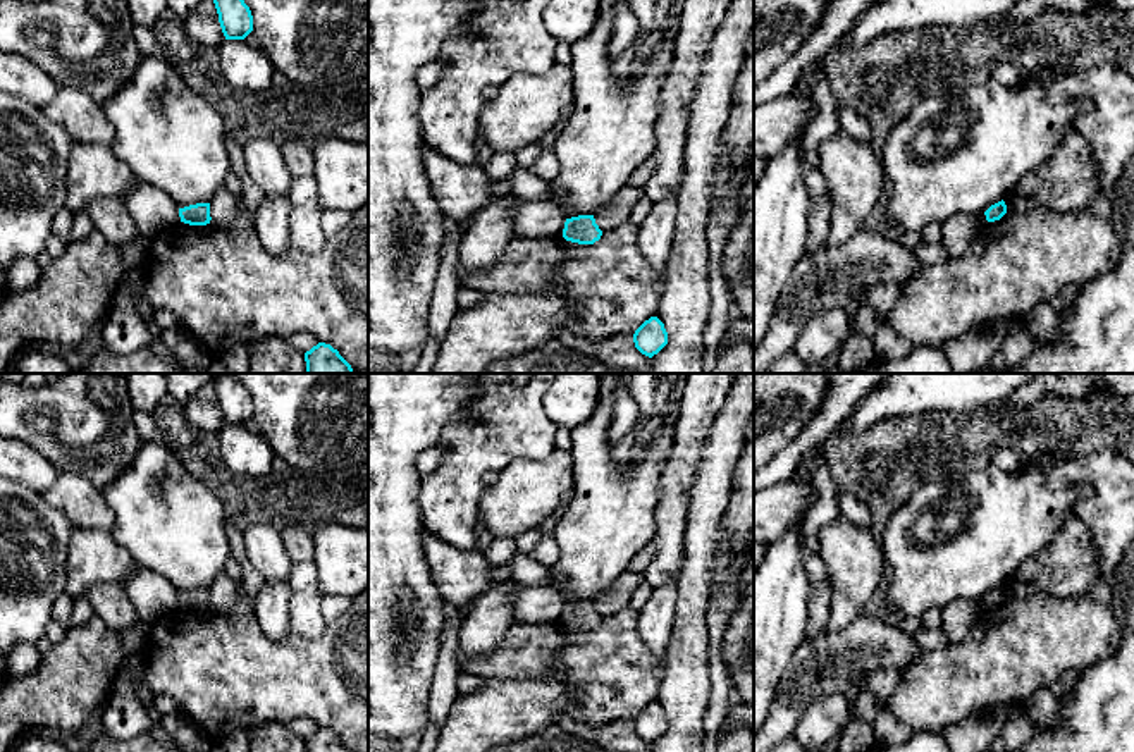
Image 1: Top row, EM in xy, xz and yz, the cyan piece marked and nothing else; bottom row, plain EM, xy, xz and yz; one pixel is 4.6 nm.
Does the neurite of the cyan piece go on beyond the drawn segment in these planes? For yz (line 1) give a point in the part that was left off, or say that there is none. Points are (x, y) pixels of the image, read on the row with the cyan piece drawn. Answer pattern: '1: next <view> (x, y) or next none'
1: next none

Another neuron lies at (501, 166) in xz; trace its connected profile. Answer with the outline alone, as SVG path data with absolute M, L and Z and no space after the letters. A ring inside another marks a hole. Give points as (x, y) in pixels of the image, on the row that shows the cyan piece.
M494 151L485 172L494 181L508 179L516 169L516 158L511 151Z

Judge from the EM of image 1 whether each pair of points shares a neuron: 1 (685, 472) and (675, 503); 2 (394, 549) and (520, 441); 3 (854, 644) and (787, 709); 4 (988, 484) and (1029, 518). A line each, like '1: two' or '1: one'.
1: one
2: two
3: one
4: one

